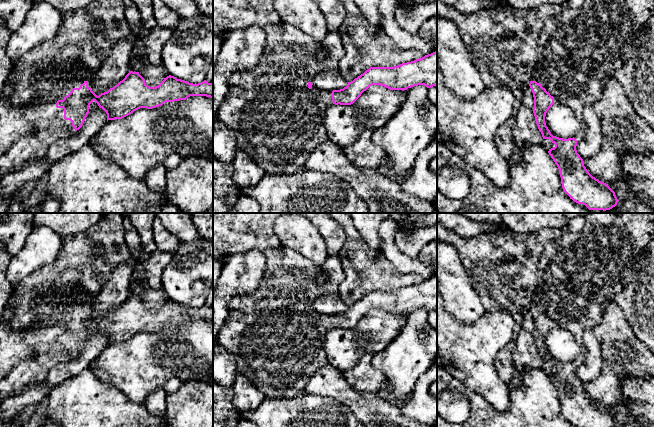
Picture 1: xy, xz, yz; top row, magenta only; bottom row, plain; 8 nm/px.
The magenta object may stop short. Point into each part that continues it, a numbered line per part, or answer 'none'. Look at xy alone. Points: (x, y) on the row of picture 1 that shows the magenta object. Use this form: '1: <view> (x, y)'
1: xy (26, 133)

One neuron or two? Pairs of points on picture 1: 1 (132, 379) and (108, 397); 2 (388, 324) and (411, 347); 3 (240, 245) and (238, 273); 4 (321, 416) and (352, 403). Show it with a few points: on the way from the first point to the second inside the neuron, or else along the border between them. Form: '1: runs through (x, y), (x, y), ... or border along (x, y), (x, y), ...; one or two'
1: border along (97, 378), (118, 388), (133, 402), (138, 402); two
2: border along (404, 315), (404, 324), (400, 331), (382, 351); two
3: border along (262, 250), (232, 253), (224, 258); two
4: border along (323, 396), (328, 396), (343, 403), (355, 416); two

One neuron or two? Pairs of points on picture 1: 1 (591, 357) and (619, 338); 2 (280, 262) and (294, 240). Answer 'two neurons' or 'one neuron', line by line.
1: two neurons
2: two neurons

